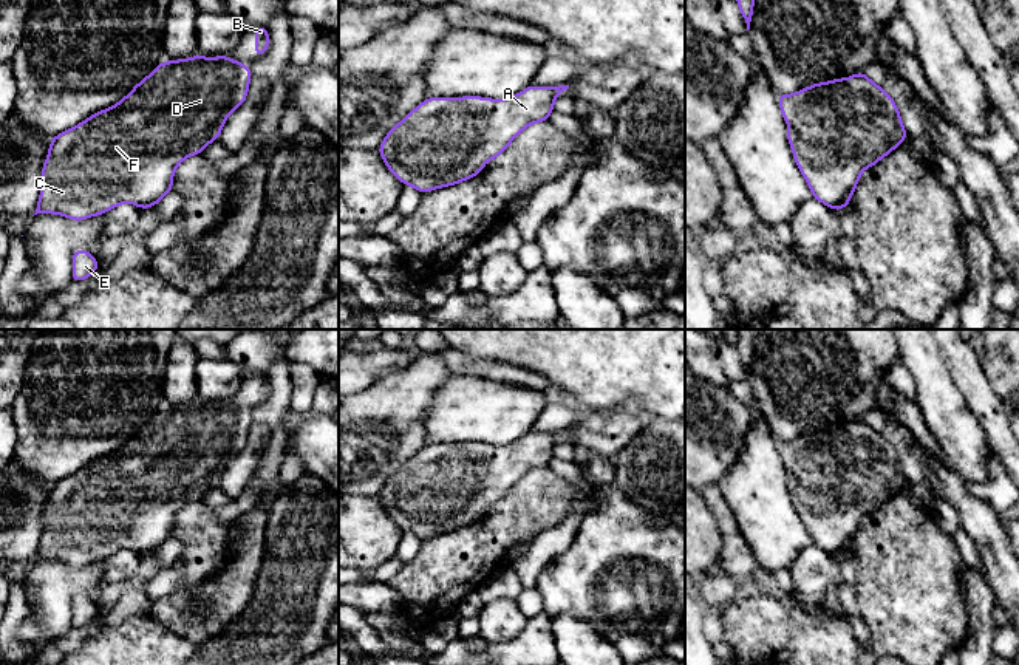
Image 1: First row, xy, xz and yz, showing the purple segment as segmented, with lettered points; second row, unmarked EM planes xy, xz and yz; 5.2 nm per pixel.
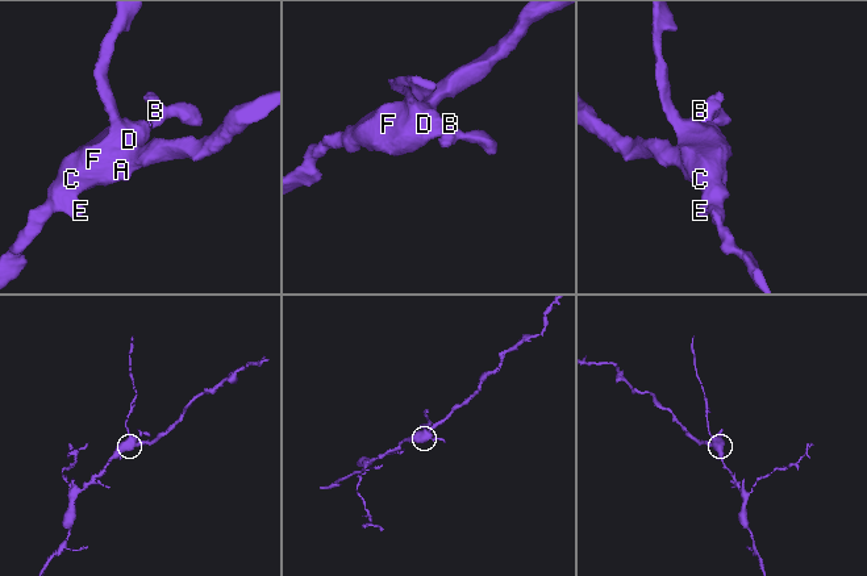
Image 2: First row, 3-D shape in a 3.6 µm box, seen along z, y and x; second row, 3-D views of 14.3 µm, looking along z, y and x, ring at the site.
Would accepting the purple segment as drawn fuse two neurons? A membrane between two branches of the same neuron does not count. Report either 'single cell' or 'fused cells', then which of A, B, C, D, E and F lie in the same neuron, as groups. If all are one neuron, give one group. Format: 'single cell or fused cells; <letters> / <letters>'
single cell; A B C D E F

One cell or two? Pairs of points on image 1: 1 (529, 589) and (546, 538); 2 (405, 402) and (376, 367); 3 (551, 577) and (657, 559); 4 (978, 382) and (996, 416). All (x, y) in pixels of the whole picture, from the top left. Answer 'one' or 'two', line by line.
1: one
2: two
3: one
4: one

